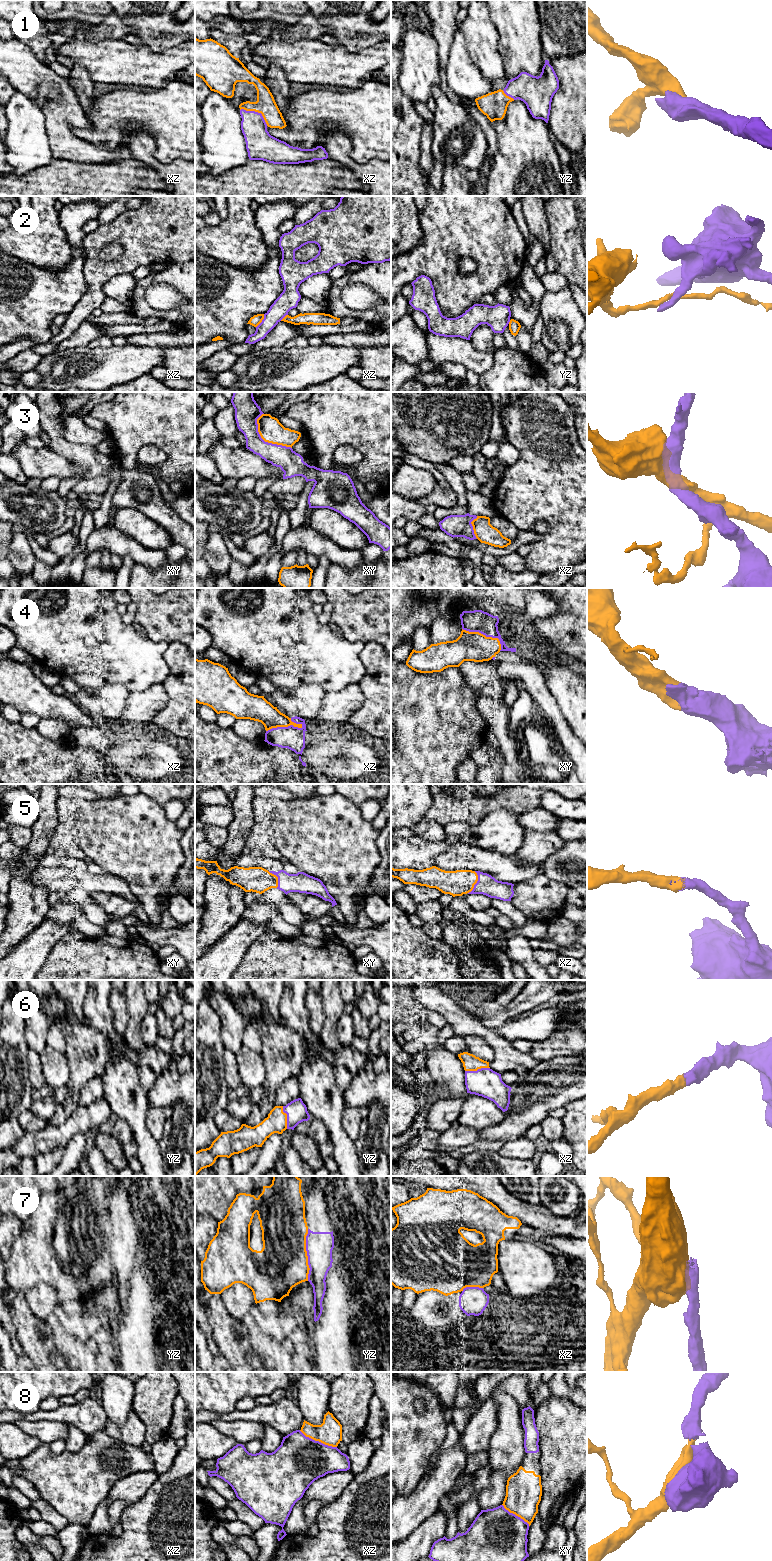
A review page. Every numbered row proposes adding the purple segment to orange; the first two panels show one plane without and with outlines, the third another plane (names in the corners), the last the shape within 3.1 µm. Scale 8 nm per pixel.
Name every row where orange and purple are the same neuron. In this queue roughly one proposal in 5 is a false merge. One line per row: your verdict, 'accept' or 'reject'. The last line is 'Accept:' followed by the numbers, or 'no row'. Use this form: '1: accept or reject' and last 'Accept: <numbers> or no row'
1: accept
2: reject
3: reject
4: accept
5: accept
6: accept
7: reject
8: accept
Accept: 1, 4, 5, 6, 8

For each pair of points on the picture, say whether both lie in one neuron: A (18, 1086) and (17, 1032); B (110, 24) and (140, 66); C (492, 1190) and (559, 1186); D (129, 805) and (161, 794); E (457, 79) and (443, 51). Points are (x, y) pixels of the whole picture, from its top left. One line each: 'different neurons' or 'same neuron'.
A: same neuron
B: different neurons
C: different neurons
D: different neurons
E: different neurons

